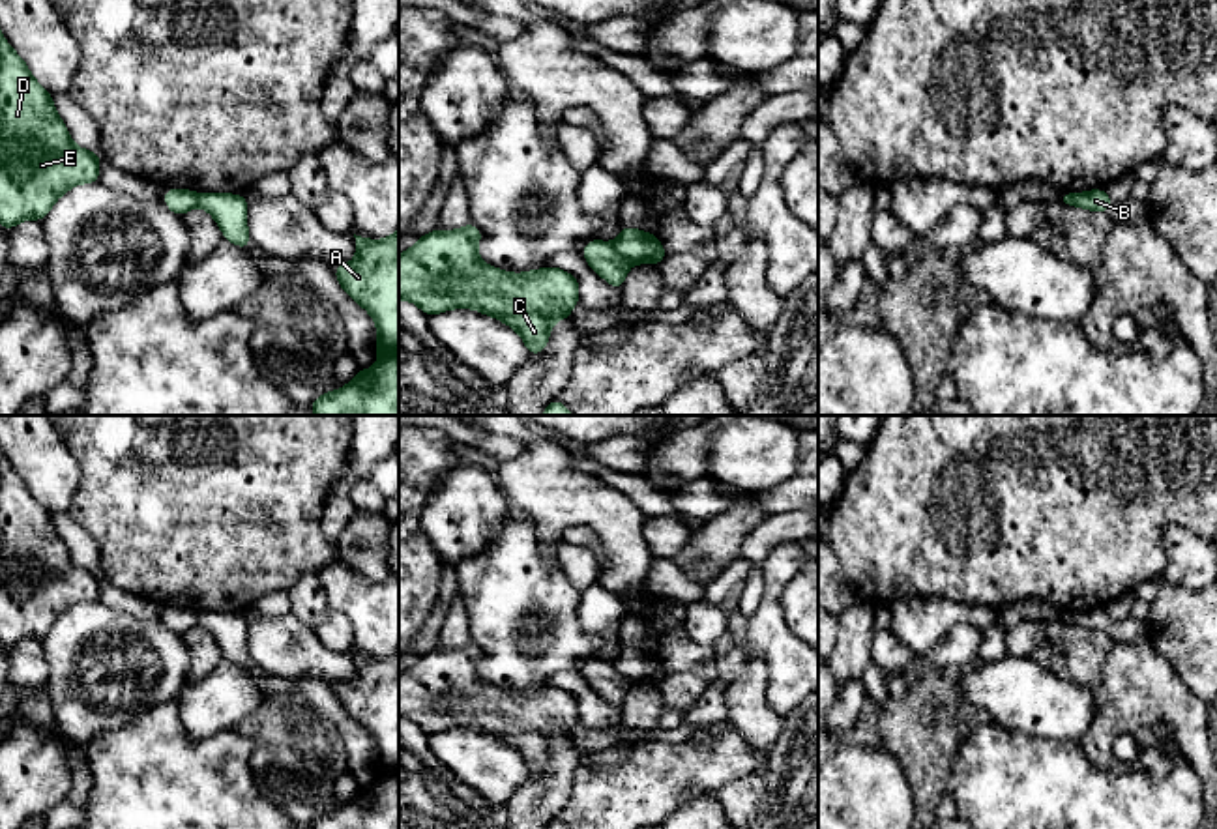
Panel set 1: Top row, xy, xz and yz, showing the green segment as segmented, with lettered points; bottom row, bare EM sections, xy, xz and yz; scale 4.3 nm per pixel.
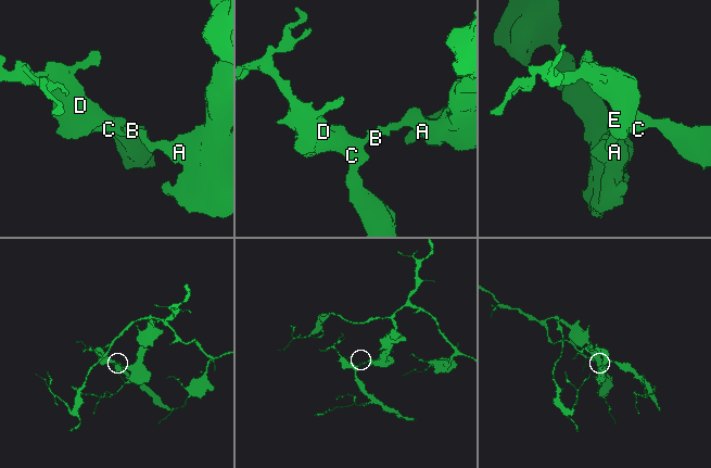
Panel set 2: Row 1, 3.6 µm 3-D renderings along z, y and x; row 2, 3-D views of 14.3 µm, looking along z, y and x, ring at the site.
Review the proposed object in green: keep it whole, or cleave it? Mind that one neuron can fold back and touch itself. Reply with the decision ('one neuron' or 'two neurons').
two neurons

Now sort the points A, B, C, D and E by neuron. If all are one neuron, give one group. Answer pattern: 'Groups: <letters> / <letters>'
Groups: A / B C D E

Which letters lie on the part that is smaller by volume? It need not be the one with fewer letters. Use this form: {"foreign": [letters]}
{"foreign": ["B", "C", "D", "E"]}

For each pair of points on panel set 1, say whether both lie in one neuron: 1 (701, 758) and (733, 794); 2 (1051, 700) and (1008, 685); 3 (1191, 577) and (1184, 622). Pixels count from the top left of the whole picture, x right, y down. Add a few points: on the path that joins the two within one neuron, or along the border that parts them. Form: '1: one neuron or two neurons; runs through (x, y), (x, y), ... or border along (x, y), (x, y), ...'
1: two neurons; border along (757, 770), (731, 779), (716, 796)
2: one neuron; runs through (1040, 700), (1019, 695)
3: two neurons; border along (1165, 582), (1197, 590)

